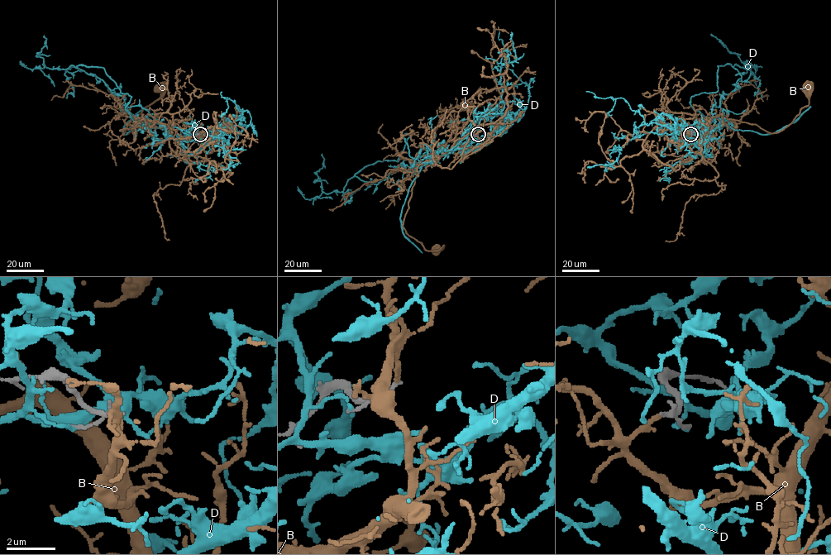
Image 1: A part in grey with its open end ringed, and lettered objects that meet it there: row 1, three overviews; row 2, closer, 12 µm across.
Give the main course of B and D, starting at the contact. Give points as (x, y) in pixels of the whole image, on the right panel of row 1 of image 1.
B: (690, 134), (691, 140), (699, 140), (718, 115), (771, 133), (780, 131), (809, 104), (808, 86)
D: (693, 135), (707, 139), (715, 122), (695, 111), (690, 98), (718, 91), (718, 66), (751, 68), (710, 34)

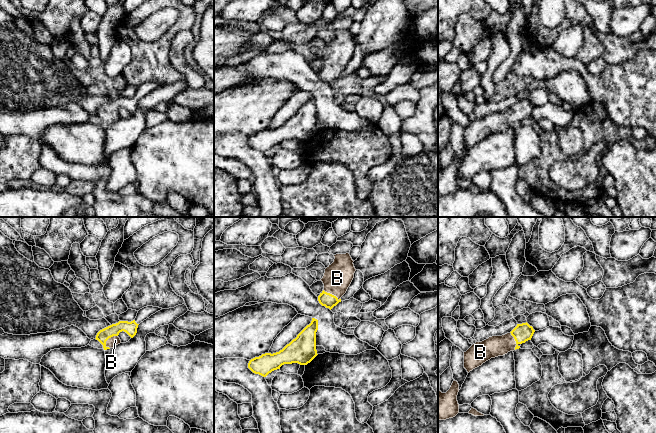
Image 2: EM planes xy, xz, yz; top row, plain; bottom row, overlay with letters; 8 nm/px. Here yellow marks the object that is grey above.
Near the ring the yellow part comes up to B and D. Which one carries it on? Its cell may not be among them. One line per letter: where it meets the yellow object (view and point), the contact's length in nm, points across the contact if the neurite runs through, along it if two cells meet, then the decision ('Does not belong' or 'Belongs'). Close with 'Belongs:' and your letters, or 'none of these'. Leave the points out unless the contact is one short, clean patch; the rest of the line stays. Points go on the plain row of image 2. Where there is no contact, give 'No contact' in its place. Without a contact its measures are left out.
B: Touches yellow at yz (515, 116). Shared border 150 nm. Path across: yz (523, 108), (515, 116), (494, 122). Belongs
D: No contact. Does not belong
Belongs: B

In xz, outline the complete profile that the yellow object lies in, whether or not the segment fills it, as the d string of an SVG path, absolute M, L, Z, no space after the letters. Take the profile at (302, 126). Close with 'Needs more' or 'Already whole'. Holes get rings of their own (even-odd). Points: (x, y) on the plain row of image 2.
M312 94L311 99L282 126L273 130L265 129L251 135L248 144L253 149L266 153L272 147L280 145L284 140L307 141L318 131L316 126L317 106L318 96Z. Already whole

